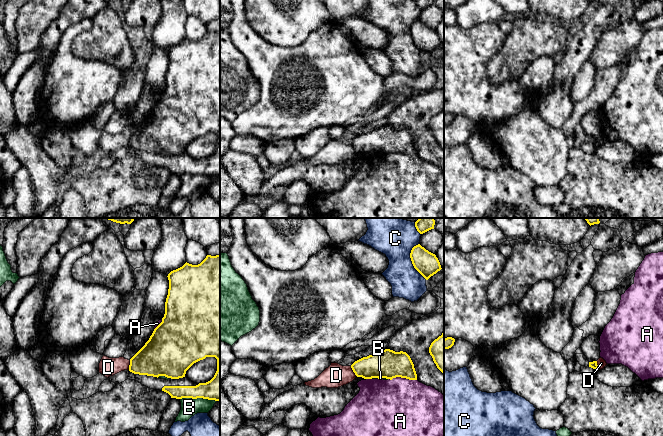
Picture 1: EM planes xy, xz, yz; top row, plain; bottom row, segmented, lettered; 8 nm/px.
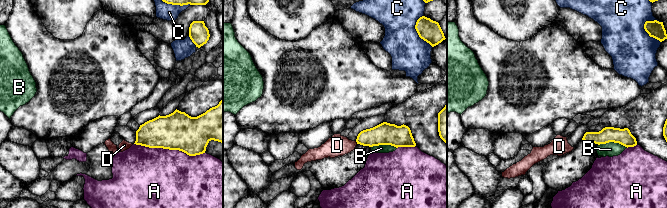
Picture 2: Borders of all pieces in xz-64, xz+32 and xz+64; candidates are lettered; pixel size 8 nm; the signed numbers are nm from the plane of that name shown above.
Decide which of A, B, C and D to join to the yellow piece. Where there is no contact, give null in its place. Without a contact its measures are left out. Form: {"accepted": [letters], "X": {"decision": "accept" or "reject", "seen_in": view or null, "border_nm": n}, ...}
{"accepted": [], "A": {"decision": "reject", "seen_in": "xz", "border_nm": 240}, "B": {"decision": "reject", "seen_in": "xy", "border_nm": 300}, "C": {"decision": "reject", "seen_in": "xz", "border_nm": 300}, "D": {"decision": "reject", "seen_in": "xy", "border_nm": 80}}

